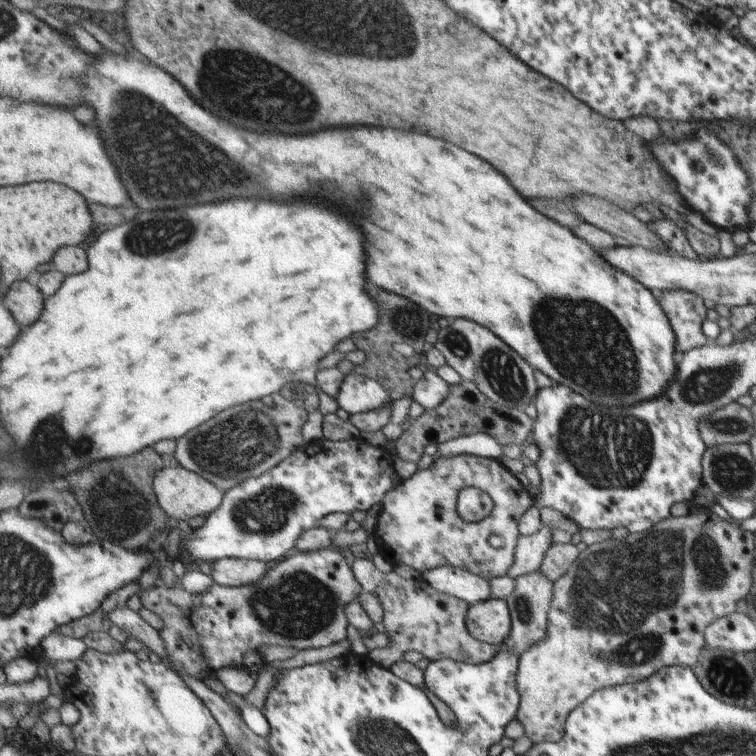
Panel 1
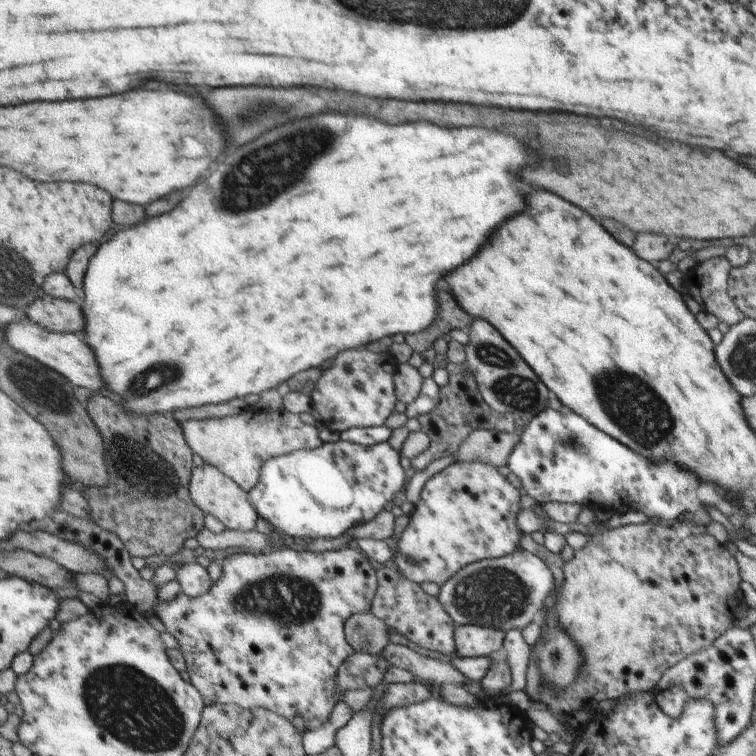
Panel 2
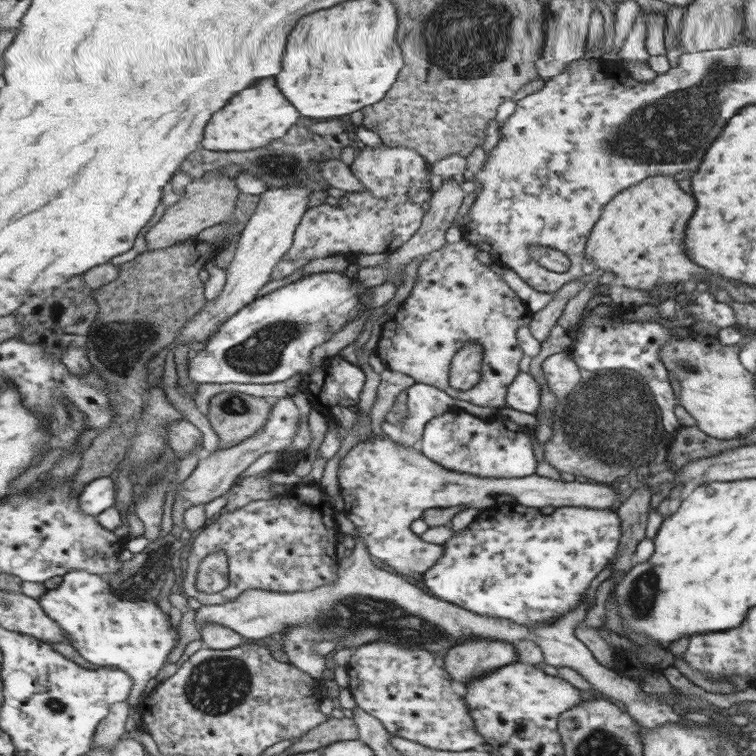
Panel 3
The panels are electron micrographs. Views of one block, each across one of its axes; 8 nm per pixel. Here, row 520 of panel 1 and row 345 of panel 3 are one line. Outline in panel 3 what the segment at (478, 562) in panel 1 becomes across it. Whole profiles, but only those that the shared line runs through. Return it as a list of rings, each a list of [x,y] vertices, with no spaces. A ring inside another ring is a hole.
[[[466,237],[459,243],[446,244],[446,247],[440,248],[440,250],[426,256],[419,270],[417,286],[411,292],[411,296],[405,300],[402,306],[395,312],[395,315],[381,326],[376,352],[384,366],[394,372],[411,376],[416,383],[429,384],[430,386],[439,388],[447,392],[448,396],[451,396],[453,399],[467,400],[472,404],[476,404],[476,406],[490,406],[497,409],[505,406],[508,387],[516,380],[516,376],[520,375],[520,364],[524,364],[525,354],[522,352],[520,344],[518,344],[517,330],[521,326],[528,326],[536,312],[532,312],[532,304],[528,304],[528,300],[524,300],[524,296],[520,296],[520,292],[516,292],[516,288],[512,288],[512,284],[508,284],[508,280],[504,280],[504,276],[501,276],[500,272],[496,272],[496,268],[491,268],[491,265],[484,264],[484,260],[480,260],[480,248],[468,242]],[[468,342],[477,342],[483,348],[484,362],[482,362],[482,375],[478,385],[468,390],[460,390],[454,388],[450,383],[451,364],[457,352]]]

